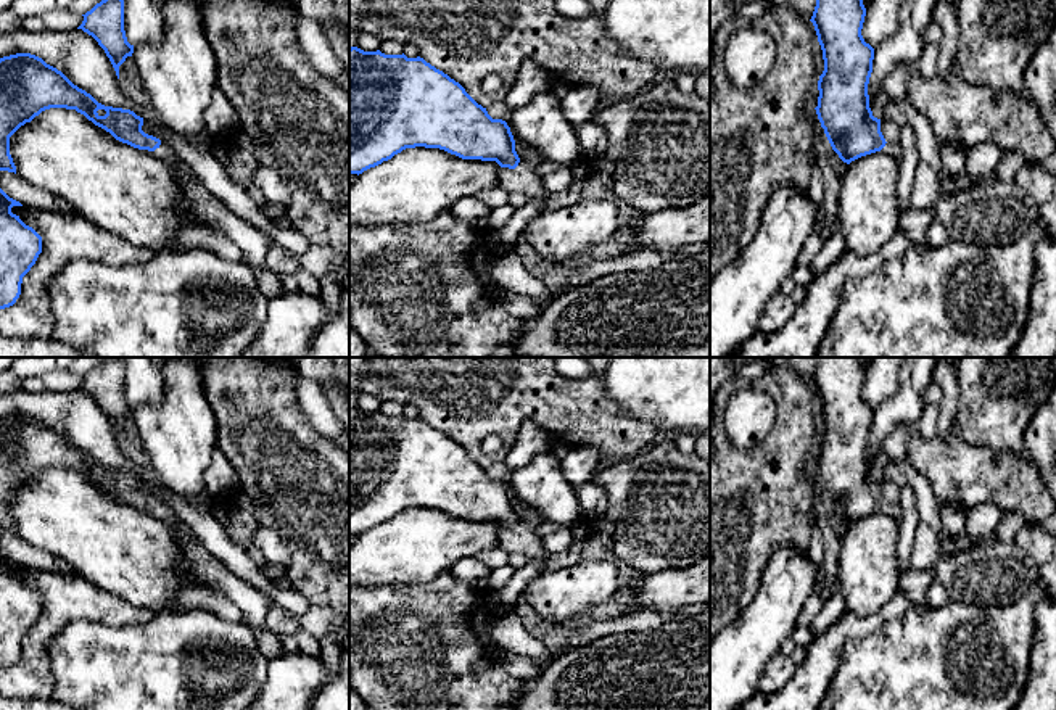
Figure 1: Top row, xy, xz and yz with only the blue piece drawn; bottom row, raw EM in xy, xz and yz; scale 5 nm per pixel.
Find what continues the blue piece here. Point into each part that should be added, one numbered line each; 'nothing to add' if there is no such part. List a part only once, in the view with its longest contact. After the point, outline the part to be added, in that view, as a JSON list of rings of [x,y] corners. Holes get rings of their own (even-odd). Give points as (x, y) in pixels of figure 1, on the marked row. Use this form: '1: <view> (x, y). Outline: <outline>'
1: xy (208, 210). Outline: [[[161,142],[155,151],[142,151],[159,158],[174,171],[175,182],[198,222],[230,238],[253,270],[266,267],[267,251],[275,243],[272,237],[233,214],[212,196],[196,179],[192,167],[166,142]]]

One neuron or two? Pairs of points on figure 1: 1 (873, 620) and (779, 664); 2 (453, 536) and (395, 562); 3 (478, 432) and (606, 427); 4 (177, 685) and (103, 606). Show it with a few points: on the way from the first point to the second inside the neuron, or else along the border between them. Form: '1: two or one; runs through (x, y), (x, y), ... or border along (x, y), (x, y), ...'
1: two; border along (797, 667), (792, 678), (781, 689), (770, 693)
2: one; runs through (438, 540), (409, 549)
3: one; runs through (511, 409), (520, 406), (562, 406), (573, 411)
4: two; border along (155, 614), (144, 623), (100, 625), (86, 622)

